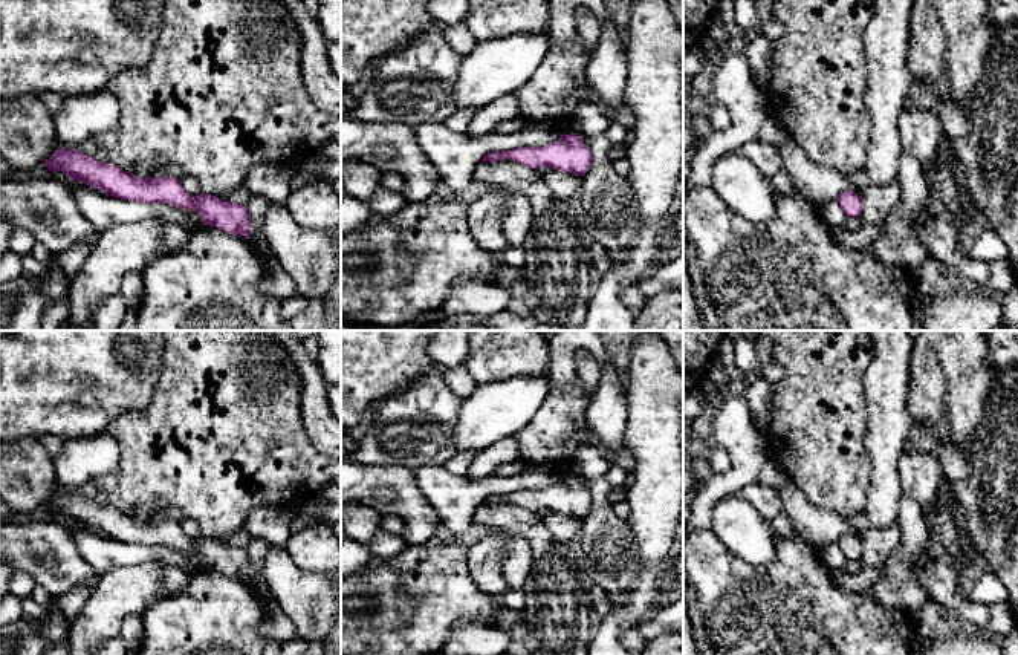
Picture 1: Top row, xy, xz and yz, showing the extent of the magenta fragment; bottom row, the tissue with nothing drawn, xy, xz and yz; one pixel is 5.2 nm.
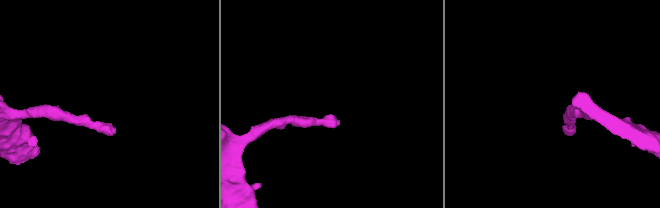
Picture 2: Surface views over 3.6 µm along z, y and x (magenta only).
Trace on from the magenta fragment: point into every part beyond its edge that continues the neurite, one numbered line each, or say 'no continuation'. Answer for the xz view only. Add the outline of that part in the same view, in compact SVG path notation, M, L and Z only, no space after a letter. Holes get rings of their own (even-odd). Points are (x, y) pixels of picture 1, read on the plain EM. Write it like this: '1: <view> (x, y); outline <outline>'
no continuation

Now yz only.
no continuation

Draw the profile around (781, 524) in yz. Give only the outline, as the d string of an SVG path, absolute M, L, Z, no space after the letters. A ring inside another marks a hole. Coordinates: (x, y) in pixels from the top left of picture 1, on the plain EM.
M781 511L776 517L773 517L770 523L778 537L784 539L796 537L796 531L784 511Z

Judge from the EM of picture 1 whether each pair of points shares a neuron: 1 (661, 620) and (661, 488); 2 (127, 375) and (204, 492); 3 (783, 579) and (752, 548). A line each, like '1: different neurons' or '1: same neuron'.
1: different neurons
2: different neurons
3: different neurons

